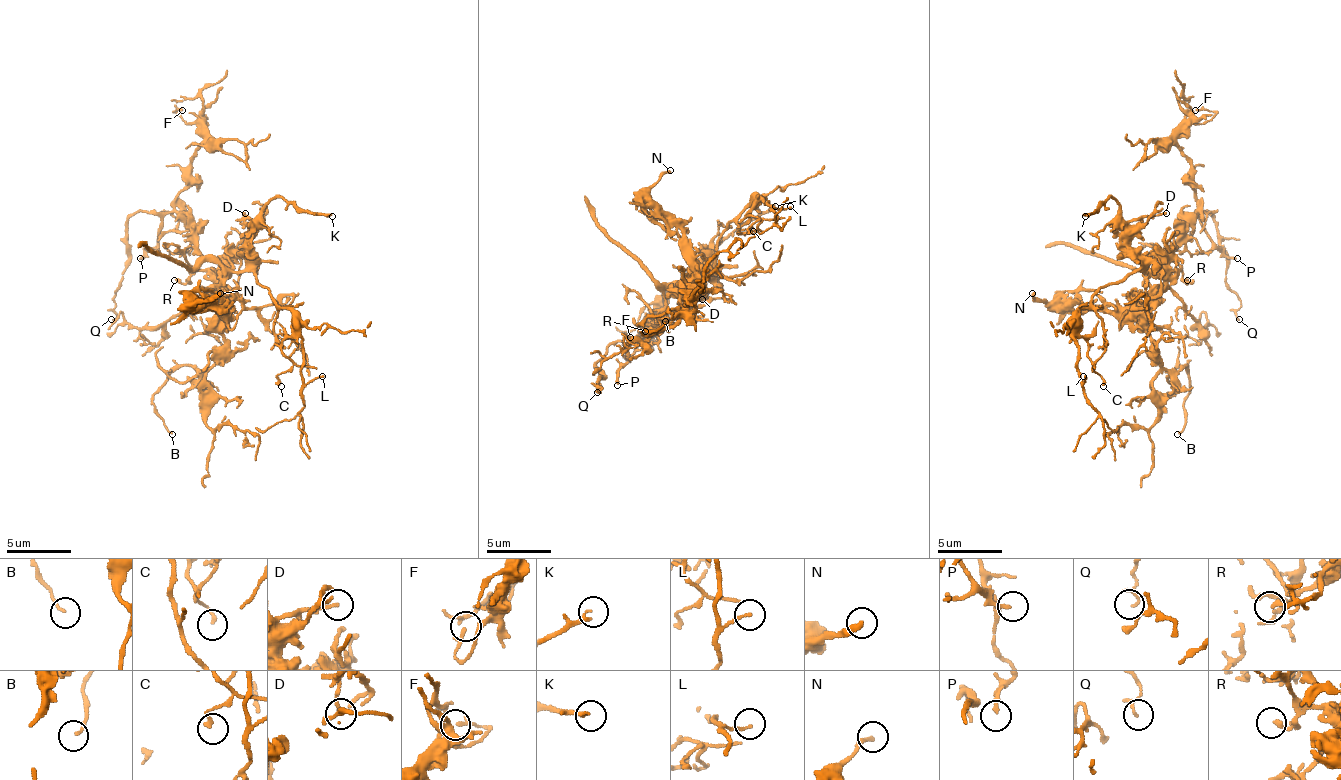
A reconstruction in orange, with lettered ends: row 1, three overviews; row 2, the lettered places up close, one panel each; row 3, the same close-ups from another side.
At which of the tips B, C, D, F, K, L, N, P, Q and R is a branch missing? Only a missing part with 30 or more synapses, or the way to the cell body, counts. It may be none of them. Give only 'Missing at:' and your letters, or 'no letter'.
Missing at: no letter

